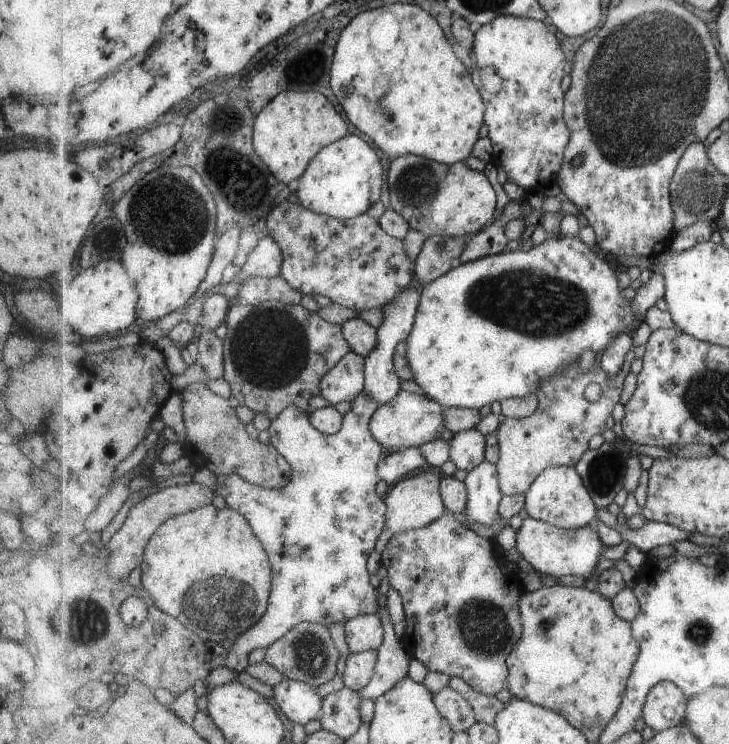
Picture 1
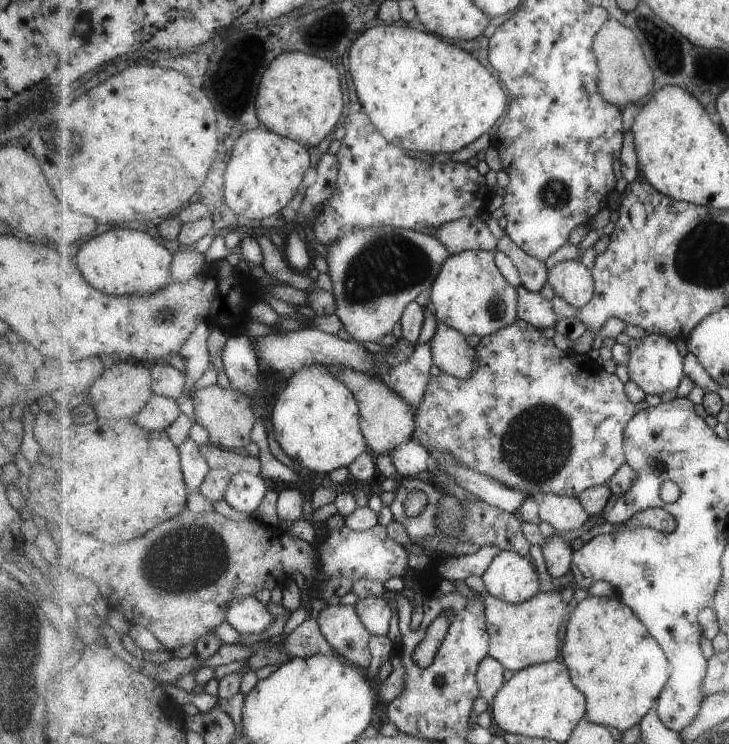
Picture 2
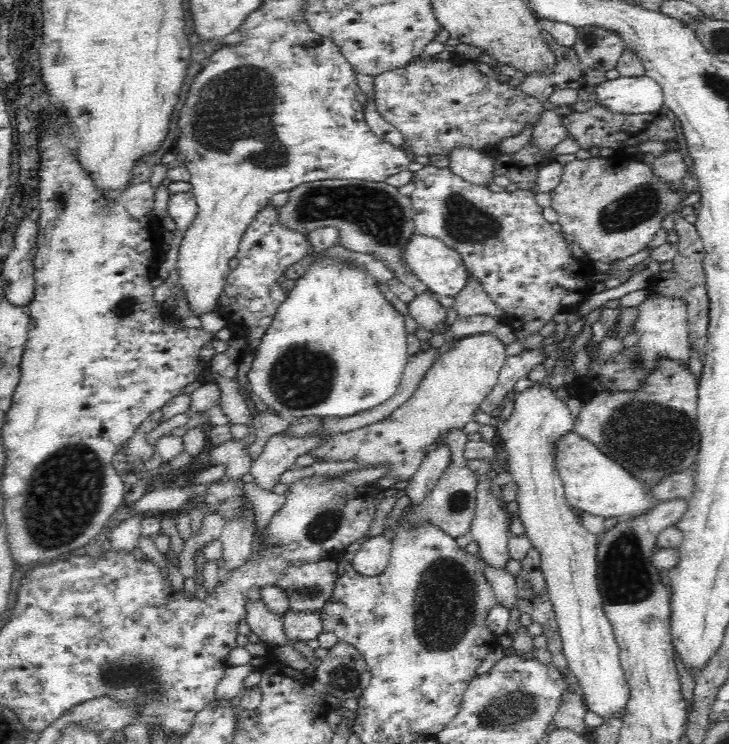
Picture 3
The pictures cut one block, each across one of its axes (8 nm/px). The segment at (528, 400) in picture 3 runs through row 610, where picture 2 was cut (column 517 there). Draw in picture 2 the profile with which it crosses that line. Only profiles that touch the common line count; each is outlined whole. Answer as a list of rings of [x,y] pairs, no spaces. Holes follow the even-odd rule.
[[[501,551],[483,574],[482,581],[493,596],[514,605],[540,593],[539,574],[534,561],[513,551]]]

